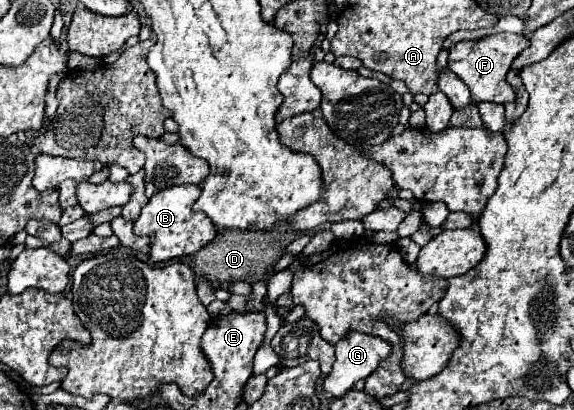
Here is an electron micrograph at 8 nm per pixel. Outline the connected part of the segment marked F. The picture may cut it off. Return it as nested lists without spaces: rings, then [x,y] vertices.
[[[514,33],[488,35],[488,37],[472,39],[472,41],[458,41],[450,47],[448,69],[468,85],[474,103],[492,101],[492,103],[504,105],[504,103],[514,101],[514,97],[516,97],[516,91],[506,81],[506,73],[508,73],[512,61],[518,57],[518,53],[526,47],[530,47],[530,41],[524,35],[514,35]]]

